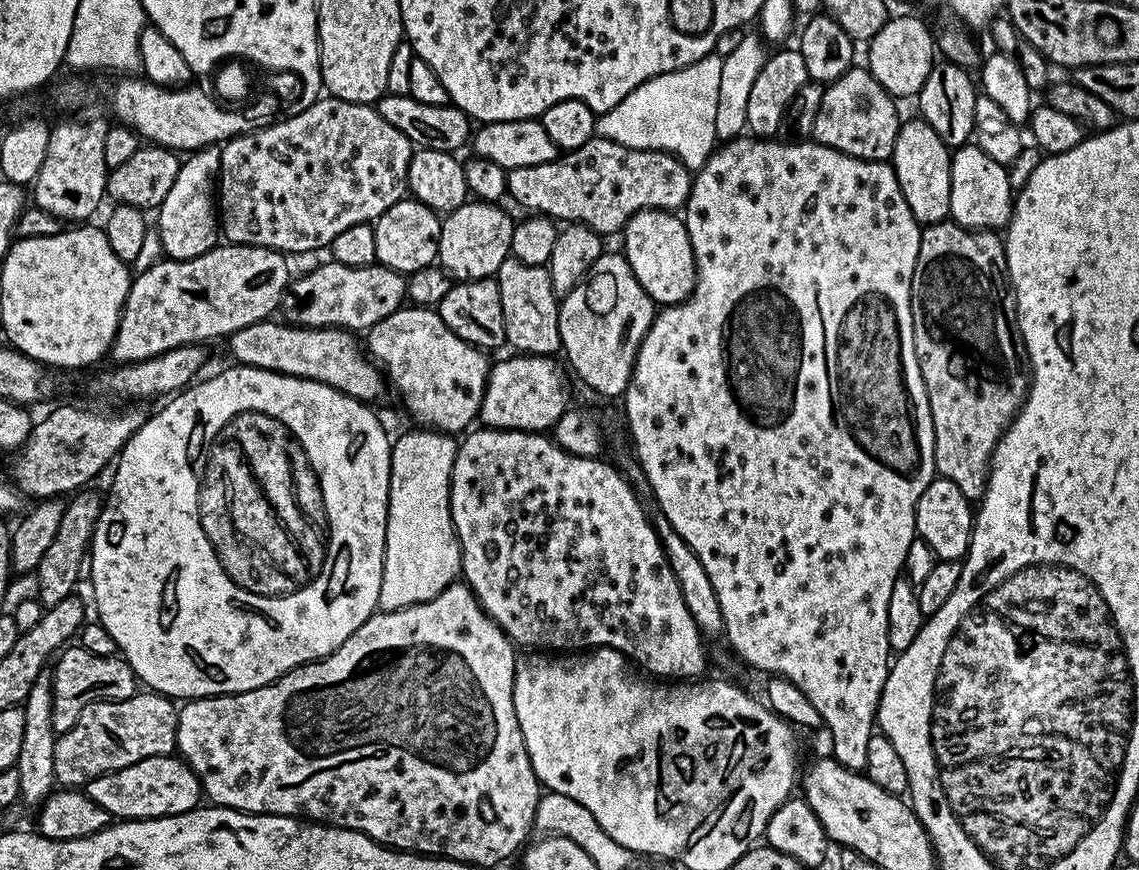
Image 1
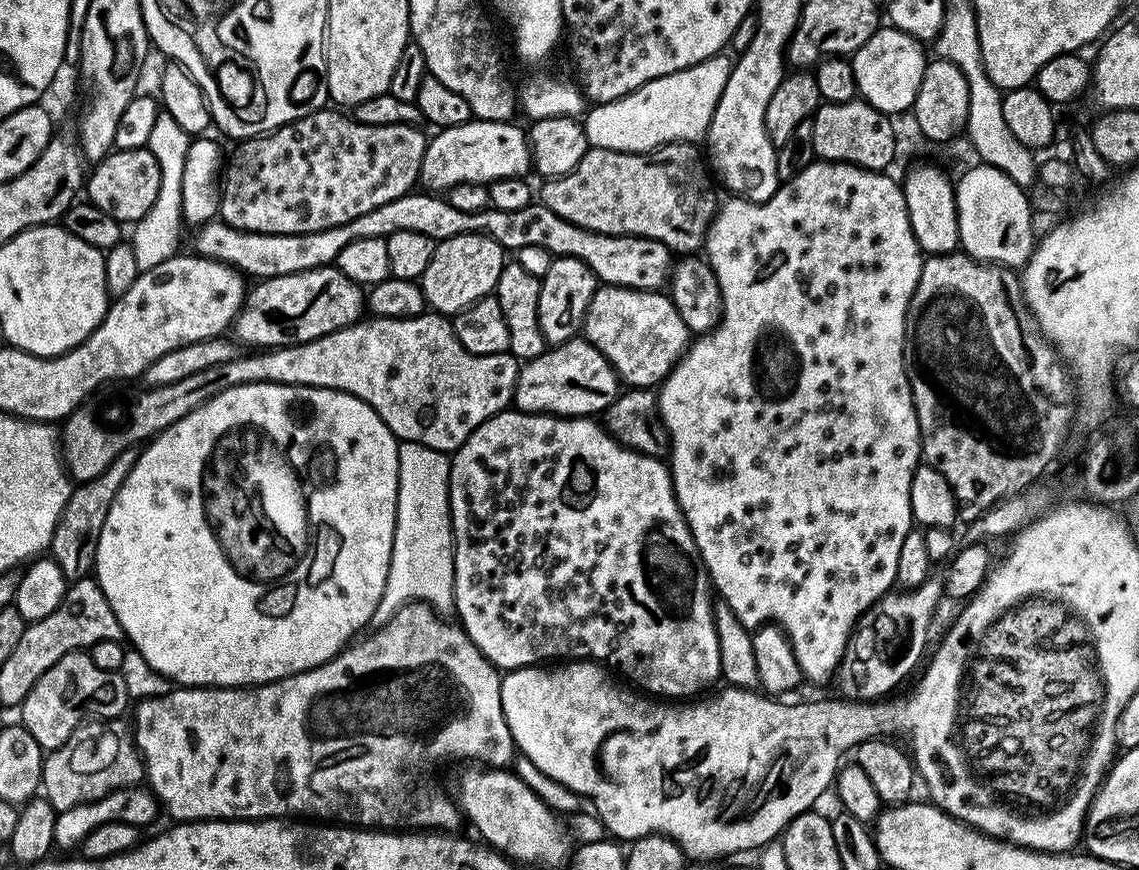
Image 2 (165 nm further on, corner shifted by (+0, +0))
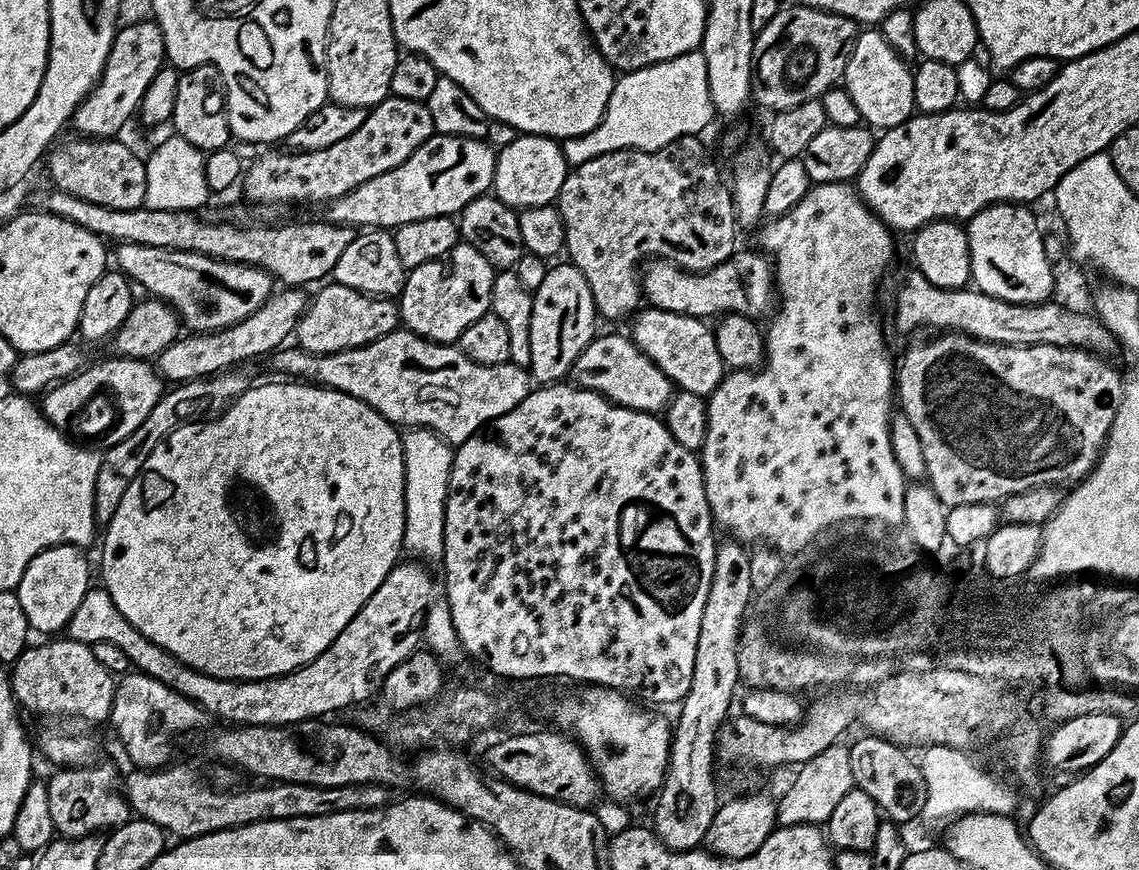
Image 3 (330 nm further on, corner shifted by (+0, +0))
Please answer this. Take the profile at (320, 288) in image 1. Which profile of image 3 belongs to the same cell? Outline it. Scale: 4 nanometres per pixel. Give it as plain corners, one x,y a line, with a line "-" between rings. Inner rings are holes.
296,286
273,291
268,300
262,302
258,310
254,310
254,314
242,318
242,322
234,326
217,332
192,332
177,336
174,342
170,342
170,346
166,346
166,350
162,350
159,356
155,357
156,371
173,385
185,384
191,380
207,380
219,373
235,369
240,366
236,364
244,364
255,356
267,357
287,341
284,340
287,336
289,339
295,333
306,307
306,296
300,292
303,291

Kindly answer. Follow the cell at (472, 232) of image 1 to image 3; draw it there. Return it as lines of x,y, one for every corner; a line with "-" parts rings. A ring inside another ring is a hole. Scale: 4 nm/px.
455,244
442,258
426,262
405,275
404,288
398,297
403,327
436,344
455,345
462,330
491,309
495,277
492,263
482,258
474,246

